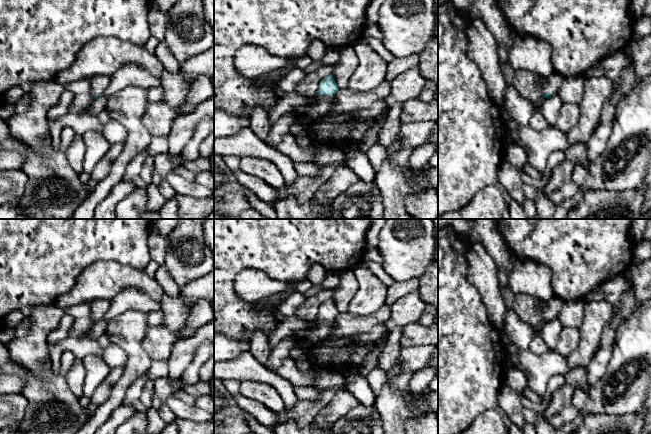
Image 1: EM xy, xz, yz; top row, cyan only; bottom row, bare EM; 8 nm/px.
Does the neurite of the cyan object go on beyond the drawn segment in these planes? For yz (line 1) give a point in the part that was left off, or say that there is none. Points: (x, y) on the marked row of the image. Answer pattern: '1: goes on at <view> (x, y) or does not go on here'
1: goes on at yz (551, 84)

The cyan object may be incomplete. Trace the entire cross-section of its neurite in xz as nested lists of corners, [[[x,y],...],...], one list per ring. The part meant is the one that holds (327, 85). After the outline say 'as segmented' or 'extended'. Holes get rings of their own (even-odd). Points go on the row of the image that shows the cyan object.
[[[332,74],[321,80],[317,92],[317,102],[311,106],[303,106],[295,113],[302,125],[325,117],[329,113],[329,105],[335,99],[339,87]]] | extended

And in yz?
[[[557,73],[551,74],[547,78],[541,78],[541,88],[545,98],[557,95],[563,82],[563,77]]] | extended

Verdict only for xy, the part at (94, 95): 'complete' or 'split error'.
split error

